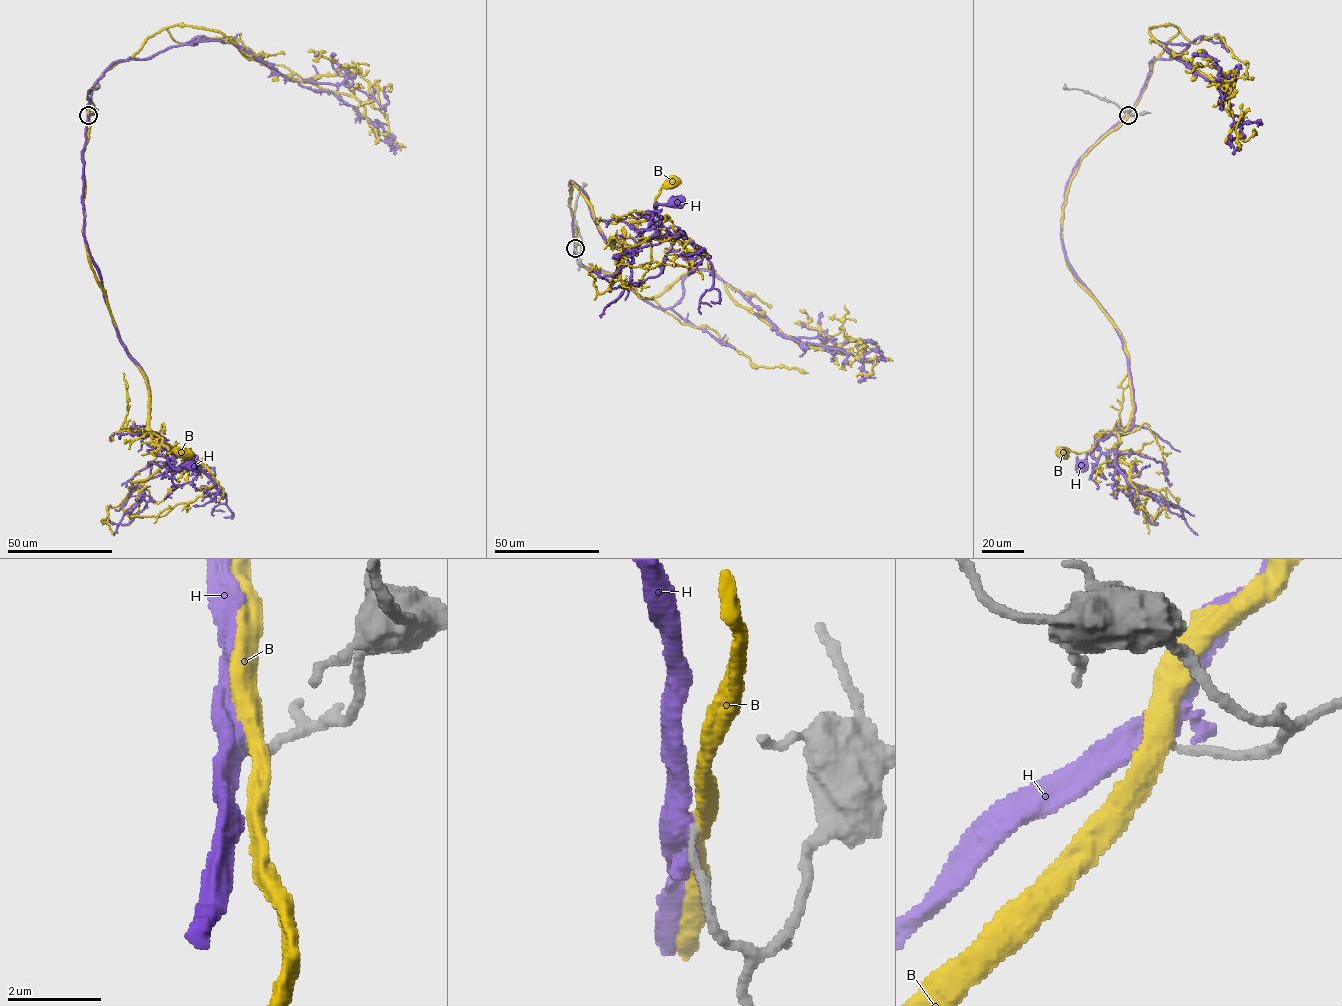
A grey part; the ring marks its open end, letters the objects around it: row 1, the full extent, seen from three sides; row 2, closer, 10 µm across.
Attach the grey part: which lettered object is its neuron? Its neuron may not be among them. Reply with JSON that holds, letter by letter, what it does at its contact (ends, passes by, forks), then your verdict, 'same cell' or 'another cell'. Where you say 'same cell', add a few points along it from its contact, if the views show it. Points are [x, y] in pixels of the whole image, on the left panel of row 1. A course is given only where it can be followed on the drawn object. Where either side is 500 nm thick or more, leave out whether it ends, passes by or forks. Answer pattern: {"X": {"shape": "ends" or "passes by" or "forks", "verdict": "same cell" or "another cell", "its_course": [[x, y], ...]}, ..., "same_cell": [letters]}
{"B": {"shape": "passes by", "verdict": "another cell"}, "H": {"shape": "forks", "verdict": "another cell"}, "same_cell": []}

